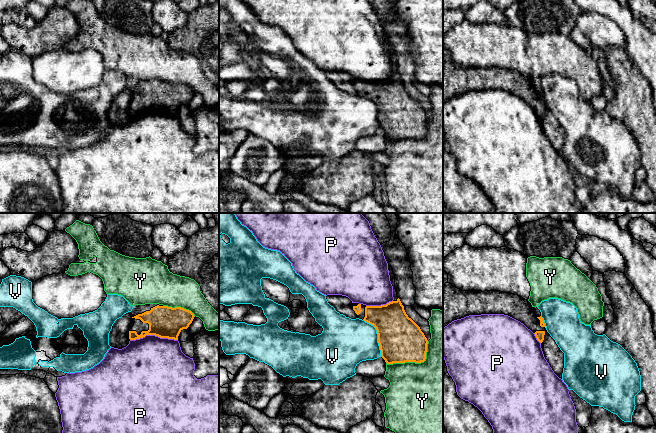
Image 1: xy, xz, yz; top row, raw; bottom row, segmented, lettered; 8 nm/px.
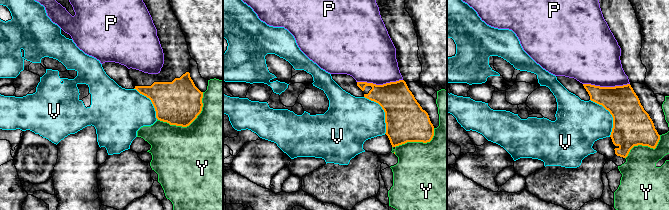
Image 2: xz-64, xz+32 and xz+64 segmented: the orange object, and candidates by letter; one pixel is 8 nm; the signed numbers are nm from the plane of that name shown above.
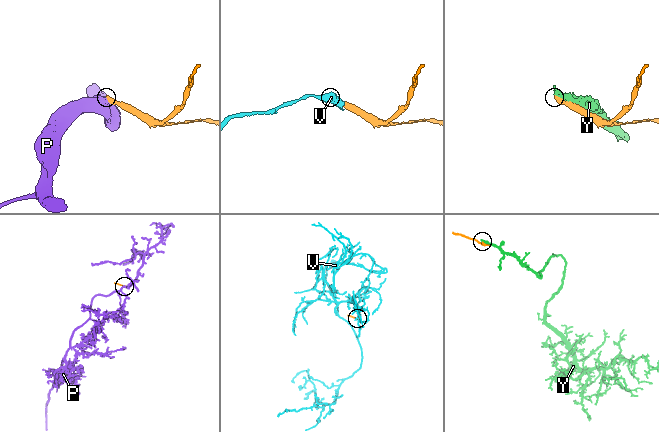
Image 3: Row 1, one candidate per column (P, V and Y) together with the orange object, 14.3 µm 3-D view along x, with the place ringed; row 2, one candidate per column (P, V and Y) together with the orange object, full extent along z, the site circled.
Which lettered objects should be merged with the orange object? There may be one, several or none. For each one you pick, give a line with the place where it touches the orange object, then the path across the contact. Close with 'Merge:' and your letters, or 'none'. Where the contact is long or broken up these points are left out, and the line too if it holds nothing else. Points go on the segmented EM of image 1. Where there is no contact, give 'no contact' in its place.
Merge: none

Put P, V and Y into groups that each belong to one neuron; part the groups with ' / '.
P / V / Y

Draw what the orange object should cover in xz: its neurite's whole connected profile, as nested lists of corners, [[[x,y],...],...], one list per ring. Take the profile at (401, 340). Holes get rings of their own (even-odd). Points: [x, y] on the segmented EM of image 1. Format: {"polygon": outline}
{"polygon": [[[389,265],[388,270],[394,300],[381,306],[352,303],[353,310],[359,319],[376,328],[381,357],[387,364],[424,362],[428,340],[420,327],[406,314],[397,297],[395,275]]]}

